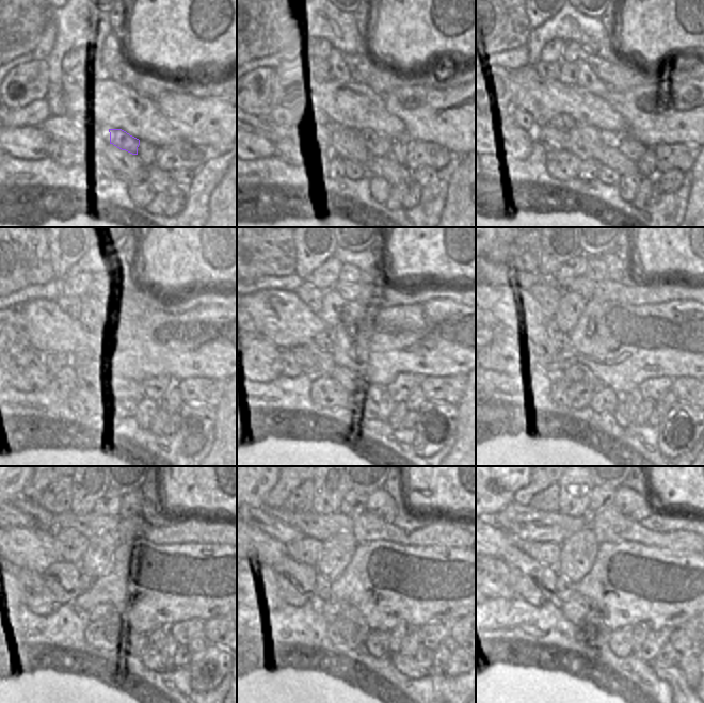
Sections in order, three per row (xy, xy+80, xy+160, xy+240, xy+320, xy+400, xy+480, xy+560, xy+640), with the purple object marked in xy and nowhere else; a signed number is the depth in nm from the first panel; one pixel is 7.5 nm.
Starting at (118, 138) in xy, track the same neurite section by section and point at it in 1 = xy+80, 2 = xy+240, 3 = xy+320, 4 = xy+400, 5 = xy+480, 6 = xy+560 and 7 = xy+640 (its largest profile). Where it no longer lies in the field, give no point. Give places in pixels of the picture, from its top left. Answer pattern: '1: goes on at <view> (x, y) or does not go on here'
1: goes on at xy+80 (378, 145)
2: goes on at xy+240 (154, 388)
3: goes on at xy+320 (402, 386)
4: goes on at xy+400 (653, 388)
5: goes on at xy+480 (184, 632)
6: goes on at xy+560 (433, 634)
7: goes on at xy+640 (678, 638)

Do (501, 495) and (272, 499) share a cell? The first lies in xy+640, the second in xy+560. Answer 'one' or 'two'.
two

